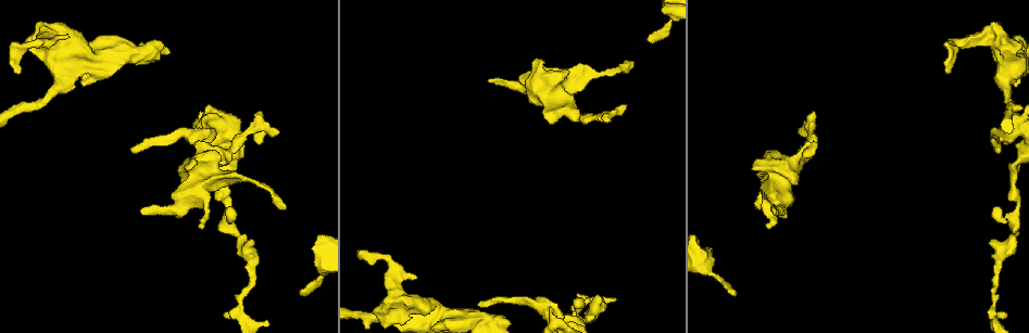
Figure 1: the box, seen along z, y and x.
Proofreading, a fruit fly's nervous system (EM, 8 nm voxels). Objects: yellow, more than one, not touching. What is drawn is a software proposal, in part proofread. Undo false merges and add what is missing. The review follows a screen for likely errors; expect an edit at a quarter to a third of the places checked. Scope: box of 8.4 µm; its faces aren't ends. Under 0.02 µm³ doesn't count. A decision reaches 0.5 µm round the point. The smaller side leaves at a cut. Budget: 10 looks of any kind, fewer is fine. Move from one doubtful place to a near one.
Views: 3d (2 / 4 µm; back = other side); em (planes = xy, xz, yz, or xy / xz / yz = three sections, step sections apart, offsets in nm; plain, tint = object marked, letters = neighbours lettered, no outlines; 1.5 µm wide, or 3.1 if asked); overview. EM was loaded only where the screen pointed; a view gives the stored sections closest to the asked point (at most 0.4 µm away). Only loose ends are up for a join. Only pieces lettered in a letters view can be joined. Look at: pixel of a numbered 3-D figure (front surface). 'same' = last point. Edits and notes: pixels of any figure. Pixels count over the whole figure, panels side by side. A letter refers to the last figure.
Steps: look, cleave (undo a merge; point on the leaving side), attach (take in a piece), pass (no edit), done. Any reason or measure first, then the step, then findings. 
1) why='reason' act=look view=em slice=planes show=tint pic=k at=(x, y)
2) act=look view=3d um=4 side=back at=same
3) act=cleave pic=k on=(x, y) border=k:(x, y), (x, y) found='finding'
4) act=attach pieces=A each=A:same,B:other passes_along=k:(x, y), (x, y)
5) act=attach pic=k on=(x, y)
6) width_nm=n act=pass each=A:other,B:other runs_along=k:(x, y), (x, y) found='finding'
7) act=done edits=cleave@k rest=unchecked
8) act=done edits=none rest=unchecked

why='tapers out' act=look view=3d um=4 pic=1 at=(142, 212)

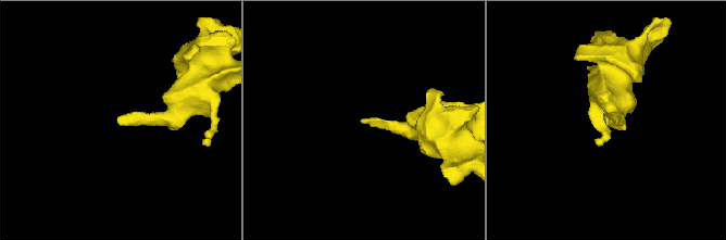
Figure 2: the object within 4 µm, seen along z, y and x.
why='now the EM' act=look view=em slice=xz step=8 show=plain pic=2 at=(119, 117)

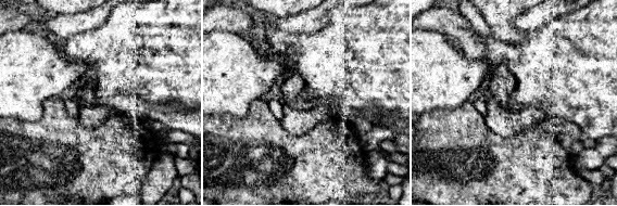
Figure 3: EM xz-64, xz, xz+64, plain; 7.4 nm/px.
why='see the neighbours' act=look view=em slice=xz step=8 show=letters at=same

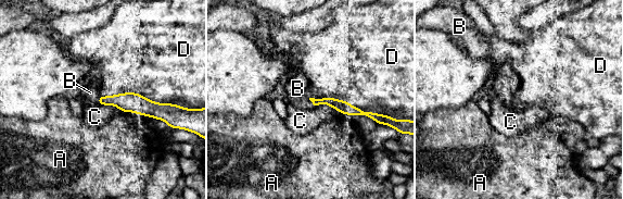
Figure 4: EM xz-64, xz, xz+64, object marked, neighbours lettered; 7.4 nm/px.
act=attach pieces=B each=A:other,B:same,C:other,D:other found='it goes on there'

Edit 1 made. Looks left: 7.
act=look view=overview

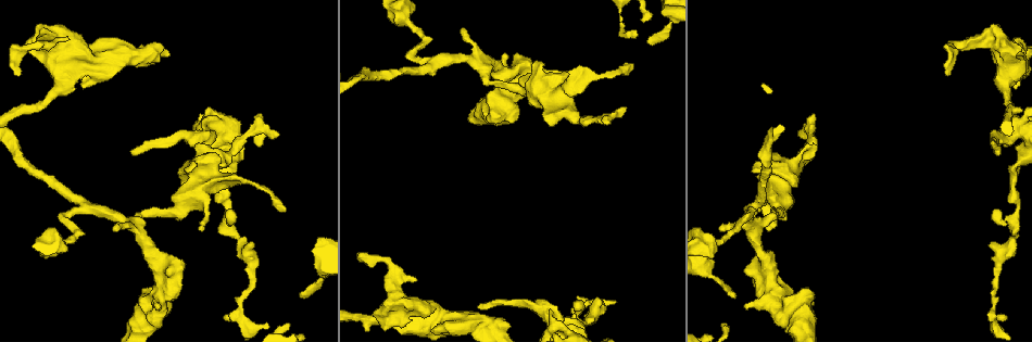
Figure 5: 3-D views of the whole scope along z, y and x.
why='free end' act=look view=em slice=xz step=4 show=letters pic=5 at=(560, 320)

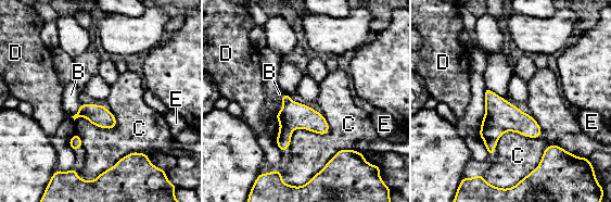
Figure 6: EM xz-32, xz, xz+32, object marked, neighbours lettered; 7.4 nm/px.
act=look view=em slice=xy step=8 show=letters at=same

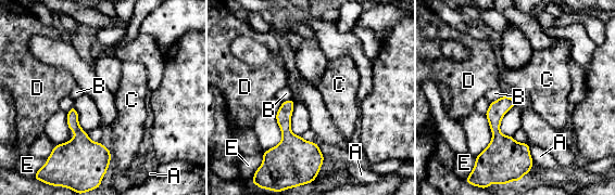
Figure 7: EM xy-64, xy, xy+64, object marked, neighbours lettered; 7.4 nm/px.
act=pass each=A:other,B:other,C:other,D:other,E:other border=7:(109, 150), (111, 158) found='no lettered piece goes on from it'

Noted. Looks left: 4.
why='an open end' act=look view=3d um=2 pic=5 at=(300, 295)

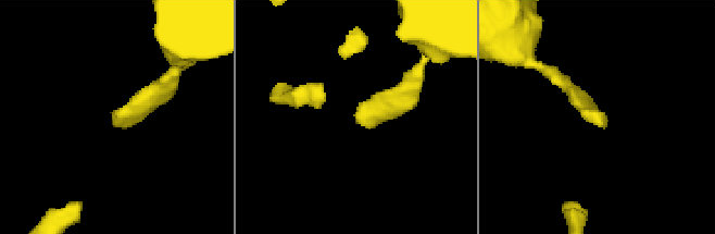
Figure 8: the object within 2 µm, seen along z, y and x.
why='need the tissue' act=look view=em slice=planes show=letters pic=8 at=(596, 123)

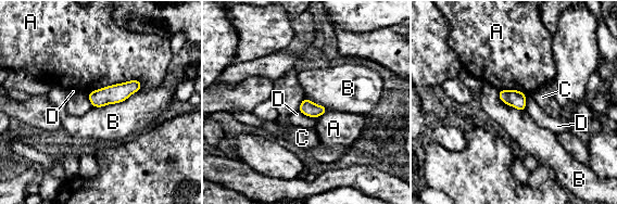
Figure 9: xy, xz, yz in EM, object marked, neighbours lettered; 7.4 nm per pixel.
act=pass each=A:other,B:other,C:other,D:other found='none of them fits'

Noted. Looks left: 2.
act=done edits=attach@4 rest=unchecked

